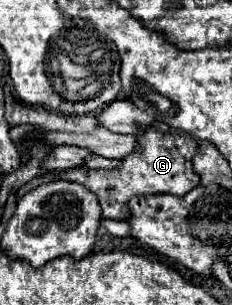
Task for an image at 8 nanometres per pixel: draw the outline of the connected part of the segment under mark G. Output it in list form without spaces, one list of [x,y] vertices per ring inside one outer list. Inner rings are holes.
[[[149,127],[149,131],[137,135],[137,149],[123,159],[123,165],[115,171],[109,169],[85,169],[85,167],[75,167],[61,171],[57,175],[47,175],[43,179],[33,179],[25,187],[19,189],[17,199],[35,189],[41,183],[53,181],[53,179],[69,179],[85,185],[91,189],[101,203],[103,209],[103,219],[115,219],[115,221],[127,221],[131,213],[127,211],[127,203],[132,196],[149,195],[149,193],[171,193],[171,195],[181,196],[189,193],[195,185],[201,183],[199,175],[193,169],[193,157],[199,151],[197,141],[191,135],[171,135],[171,133],[159,133],[157,129]]]

